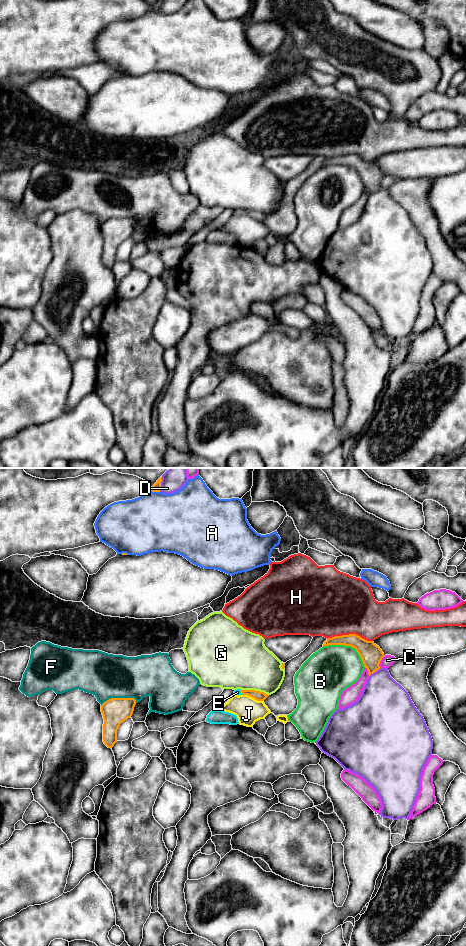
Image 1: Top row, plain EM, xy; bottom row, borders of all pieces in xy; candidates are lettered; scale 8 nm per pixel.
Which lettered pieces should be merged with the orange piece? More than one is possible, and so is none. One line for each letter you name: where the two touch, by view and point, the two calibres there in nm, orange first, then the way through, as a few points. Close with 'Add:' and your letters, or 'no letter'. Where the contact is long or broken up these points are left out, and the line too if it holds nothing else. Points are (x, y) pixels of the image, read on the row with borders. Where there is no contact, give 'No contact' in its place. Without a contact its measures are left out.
E: Touches orange at xy (240, 691). Thickness 80 nm (orange) against 50 nm. Path across: xy (257, 695), (240, 691), (237, 692)
Add: E

